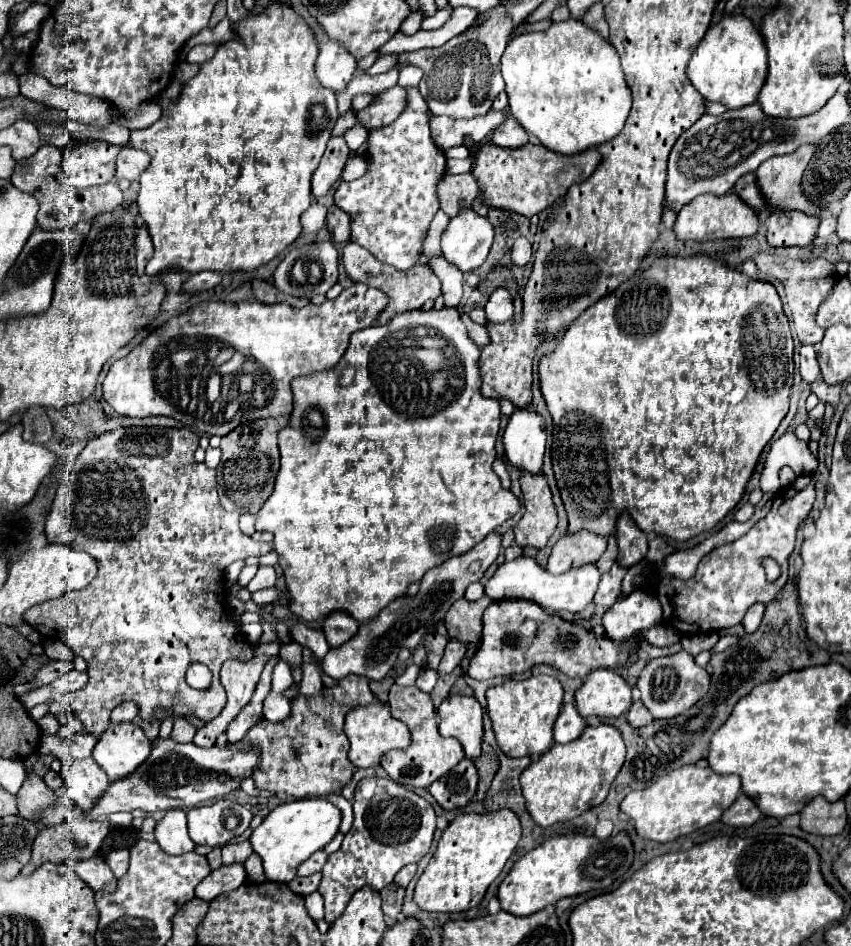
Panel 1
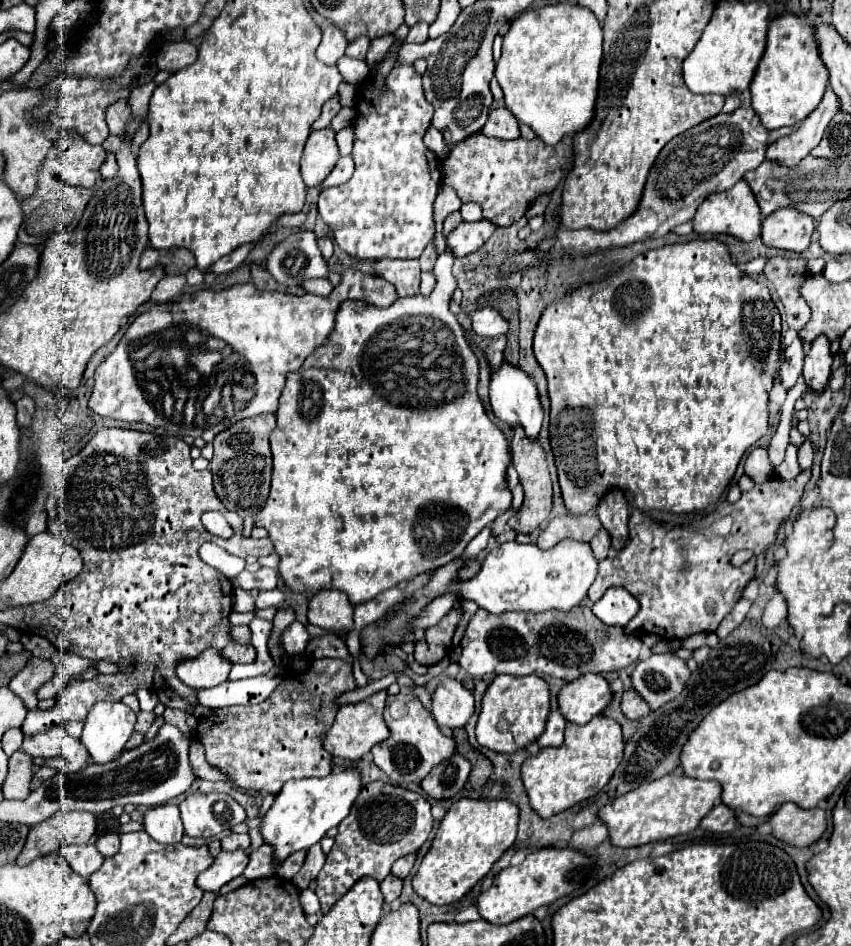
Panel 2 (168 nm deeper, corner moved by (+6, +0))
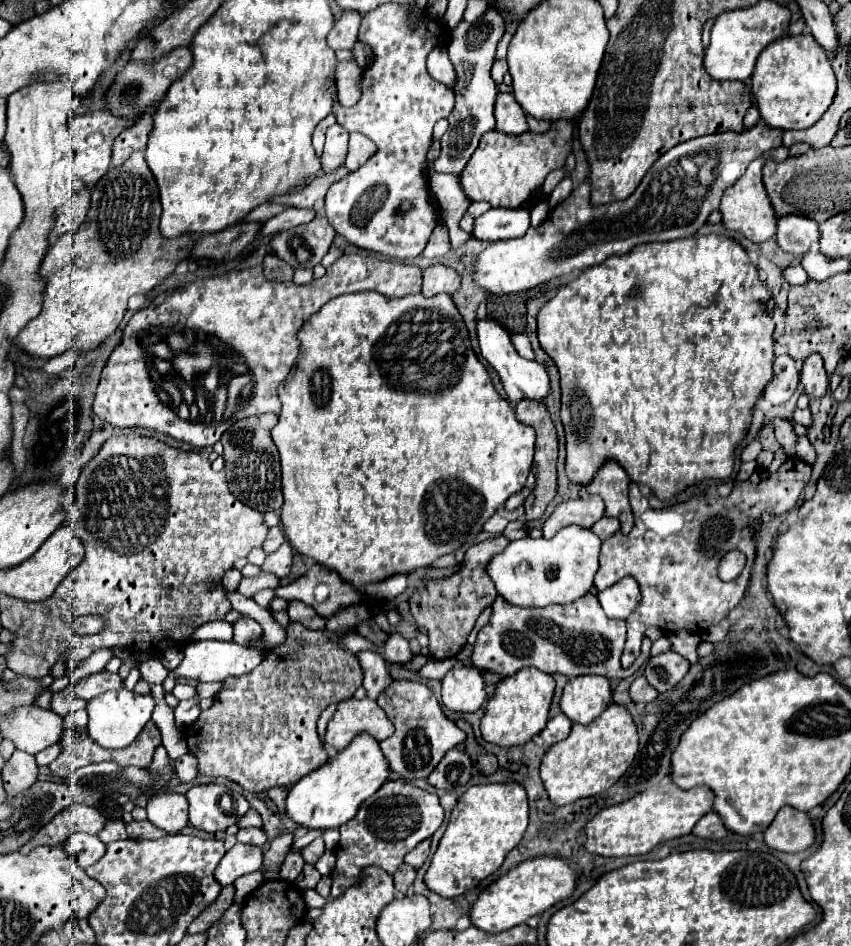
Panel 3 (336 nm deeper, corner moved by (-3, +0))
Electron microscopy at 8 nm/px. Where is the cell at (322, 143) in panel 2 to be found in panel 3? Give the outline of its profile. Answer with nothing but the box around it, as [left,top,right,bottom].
[320,123,348,173]

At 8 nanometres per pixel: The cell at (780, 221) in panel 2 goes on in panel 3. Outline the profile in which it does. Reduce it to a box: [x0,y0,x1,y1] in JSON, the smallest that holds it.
[776,215,820,257]

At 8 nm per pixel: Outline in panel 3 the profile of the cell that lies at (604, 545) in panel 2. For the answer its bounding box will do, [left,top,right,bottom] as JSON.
[592,517,620,539]

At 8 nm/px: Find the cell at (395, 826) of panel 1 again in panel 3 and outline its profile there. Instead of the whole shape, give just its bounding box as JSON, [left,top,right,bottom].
[330,779,444,897]

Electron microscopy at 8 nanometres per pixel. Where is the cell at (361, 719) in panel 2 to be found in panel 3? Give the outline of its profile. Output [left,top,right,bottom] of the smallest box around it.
[326,697,394,753]

